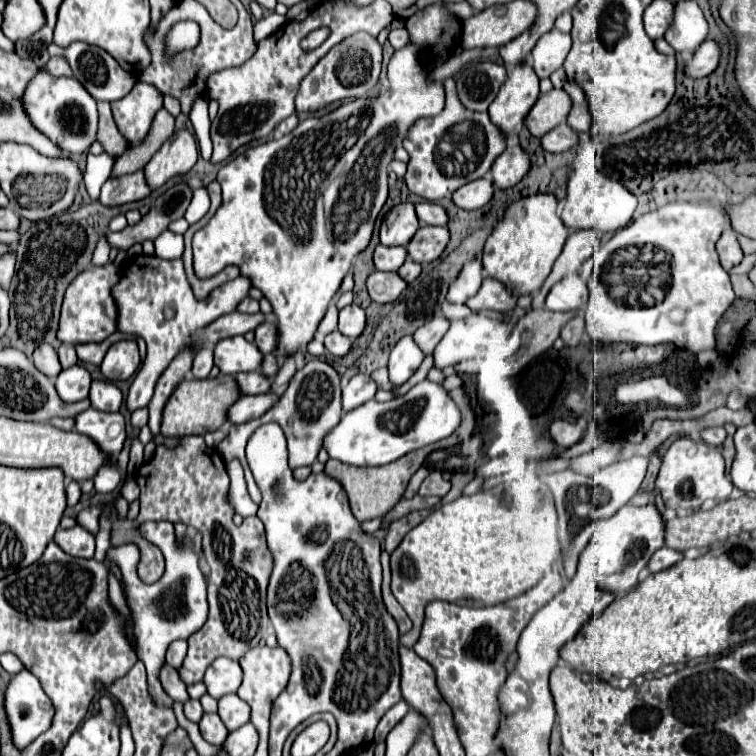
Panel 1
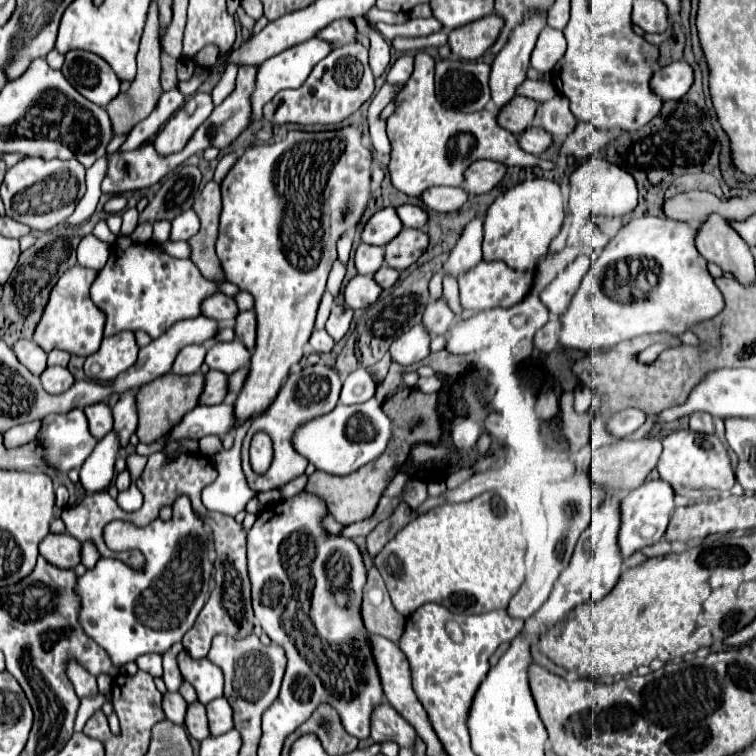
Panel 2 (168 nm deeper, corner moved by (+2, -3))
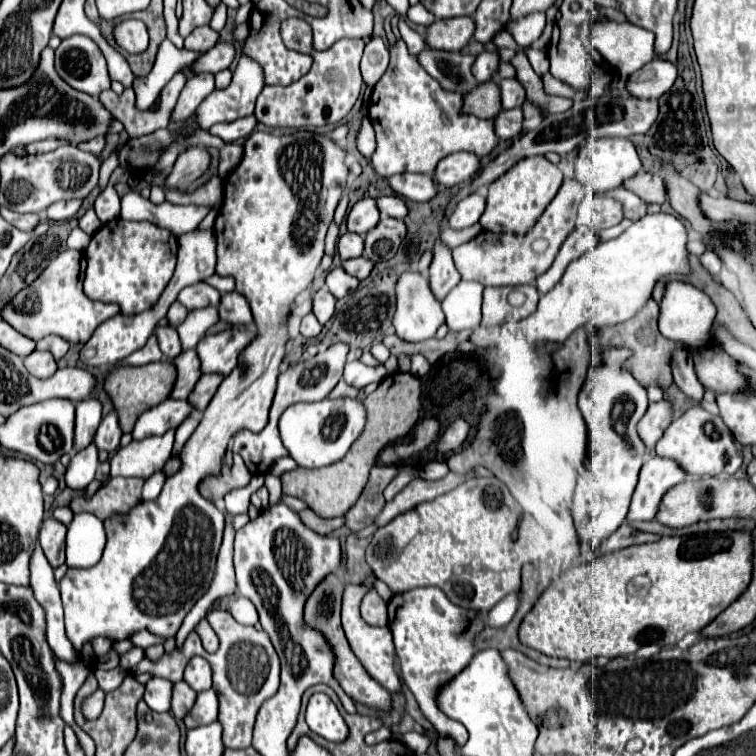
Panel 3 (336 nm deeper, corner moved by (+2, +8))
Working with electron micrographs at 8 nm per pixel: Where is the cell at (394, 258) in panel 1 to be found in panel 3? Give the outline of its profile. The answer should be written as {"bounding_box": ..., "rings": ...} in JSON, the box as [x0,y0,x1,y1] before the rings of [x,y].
{"bounding_box":[337,233,363,259],"rings":[[[345,233],[339,235],[337,241],[337,255],[341,259],[353,259],[353,257],[361,257],[363,253],[363,237],[357,233]]]}

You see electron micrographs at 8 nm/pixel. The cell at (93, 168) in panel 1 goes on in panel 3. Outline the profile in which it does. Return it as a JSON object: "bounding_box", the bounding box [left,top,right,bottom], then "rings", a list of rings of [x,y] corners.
{"bounding_box":[45,201,81,221],"rings":[[[57,201],[45,209],[45,217],[49,221],[65,221],[71,219],[81,207],[81,201]]]}

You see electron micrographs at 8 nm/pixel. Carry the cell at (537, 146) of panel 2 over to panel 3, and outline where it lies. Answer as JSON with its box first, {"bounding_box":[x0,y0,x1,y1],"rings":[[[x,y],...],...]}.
{"bounding_box":[493,109,523,141],"rings":[[[501,109],[499,113],[497,113],[497,117],[493,119],[493,125],[495,125],[495,129],[497,129],[497,133],[499,133],[499,137],[501,139],[505,139],[505,141],[511,141],[511,139],[515,139],[515,137],[519,137],[521,135],[521,127],[523,127],[523,113],[521,113],[521,109]]]}

